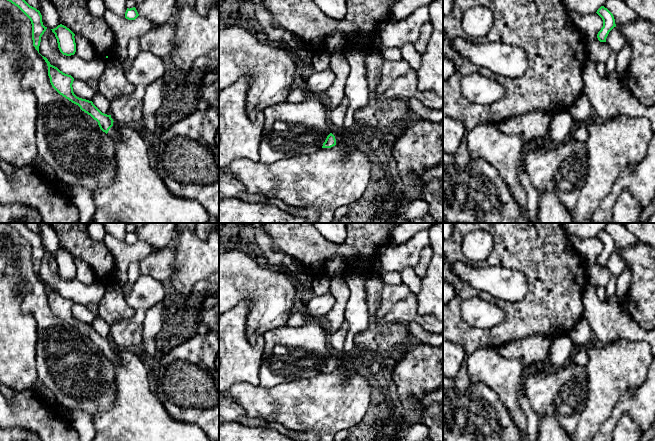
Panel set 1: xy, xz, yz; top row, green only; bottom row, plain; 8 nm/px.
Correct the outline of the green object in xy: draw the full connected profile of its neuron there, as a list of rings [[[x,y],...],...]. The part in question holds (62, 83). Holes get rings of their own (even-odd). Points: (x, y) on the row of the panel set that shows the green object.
[[[42,56],[48,66],[48,76],[52,87],[63,97],[78,105],[82,111],[90,115],[98,122],[100,129],[109,137],[119,140],[120,133],[113,126],[113,119],[111,115],[102,113],[92,101],[77,97],[73,92],[74,78],[71,75],[65,74],[57,67],[50,64],[48,59]]]

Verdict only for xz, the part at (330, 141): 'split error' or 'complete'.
split error

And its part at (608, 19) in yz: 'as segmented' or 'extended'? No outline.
as segmented

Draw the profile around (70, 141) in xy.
[[[0,0],[0,54],[11,41],[18,44],[21,54],[29,61],[29,67],[23,71],[21,77],[21,87],[31,90],[37,98],[36,145],[39,157],[55,171],[60,184],[65,189],[70,186],[82,186],[93,194],[100,186],[108,185],[116,172],[115,147],[112,138],[100,129],[96,120],[52,87],[47,63],[33,46],[30,19],[11,2]]]

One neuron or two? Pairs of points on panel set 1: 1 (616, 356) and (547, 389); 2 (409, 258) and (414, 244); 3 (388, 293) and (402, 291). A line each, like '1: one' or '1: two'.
1: two
2: one
3: one

